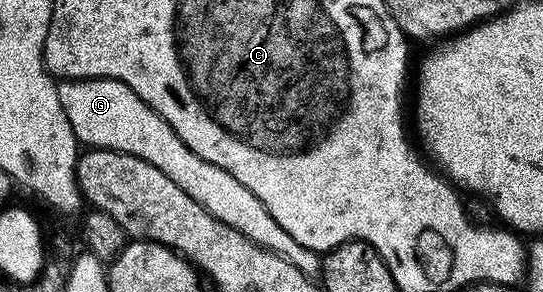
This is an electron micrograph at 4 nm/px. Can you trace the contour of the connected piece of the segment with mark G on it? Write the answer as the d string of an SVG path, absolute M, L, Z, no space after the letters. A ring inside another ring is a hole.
M64 79L58 89L61 109L65 109L65 117L69 117L69 125L80 144L91 149L129 153L149 161L149 165L161 169L169 181L181 185L181 189L213 213L213 217L225 221L225 225L237 229L258 247L277 252L307 275L314 276L320 270L321 259L316 252L297 245L297 241L273 221L269 209L265 209L259 198L249 193L237 177L197 157L197 153L187 148L175 130L148 103L141 101L129 85L116 79Z

